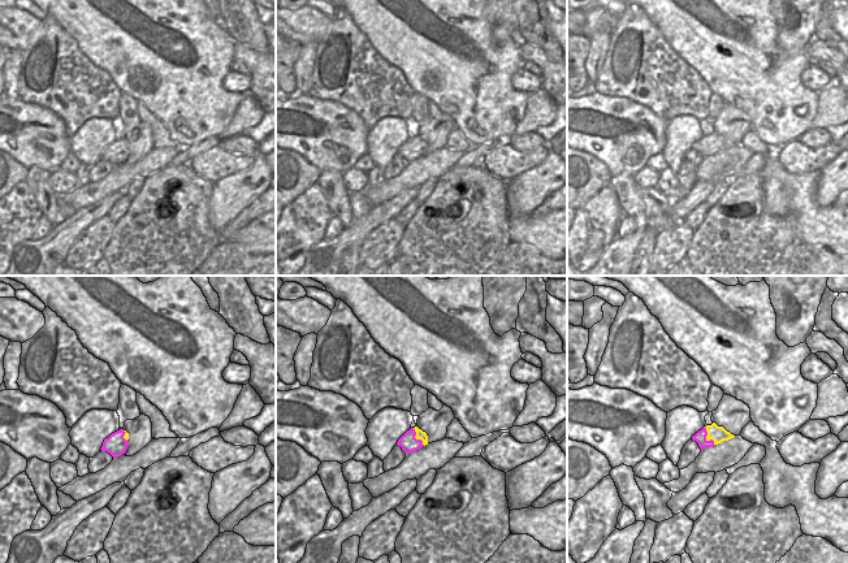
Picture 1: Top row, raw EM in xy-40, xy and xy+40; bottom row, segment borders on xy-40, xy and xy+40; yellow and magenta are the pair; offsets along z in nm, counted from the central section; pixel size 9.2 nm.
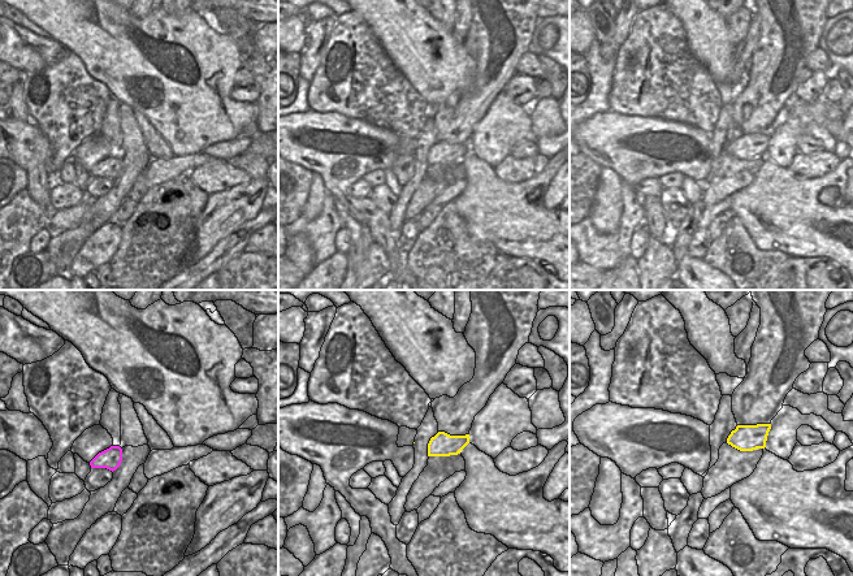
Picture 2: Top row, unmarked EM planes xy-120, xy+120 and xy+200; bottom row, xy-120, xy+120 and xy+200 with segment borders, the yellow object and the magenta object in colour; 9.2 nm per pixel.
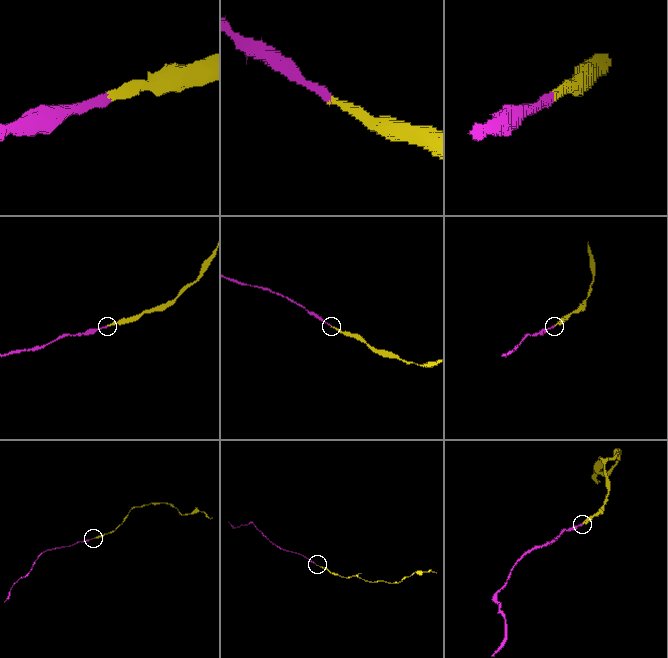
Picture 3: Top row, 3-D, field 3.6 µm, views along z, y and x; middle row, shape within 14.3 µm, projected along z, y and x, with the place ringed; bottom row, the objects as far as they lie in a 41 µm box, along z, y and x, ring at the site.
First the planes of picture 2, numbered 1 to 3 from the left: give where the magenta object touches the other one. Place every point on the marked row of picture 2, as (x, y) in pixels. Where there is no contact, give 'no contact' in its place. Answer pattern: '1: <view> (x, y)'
1: no contact
2: no contact
3: no contact

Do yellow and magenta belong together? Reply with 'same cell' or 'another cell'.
same cell

